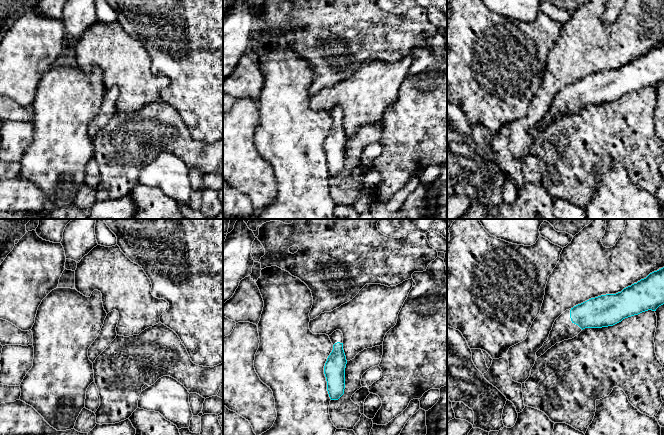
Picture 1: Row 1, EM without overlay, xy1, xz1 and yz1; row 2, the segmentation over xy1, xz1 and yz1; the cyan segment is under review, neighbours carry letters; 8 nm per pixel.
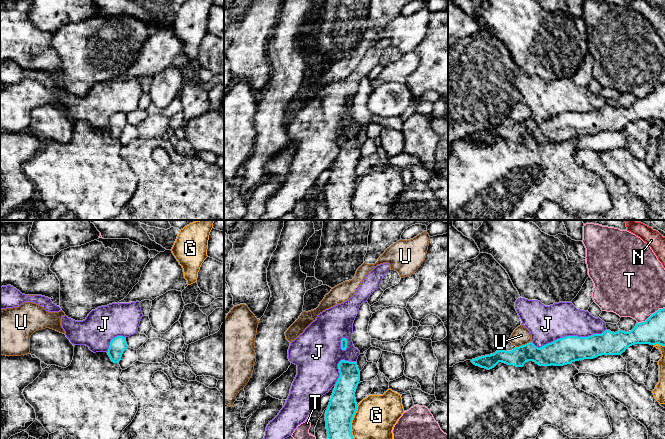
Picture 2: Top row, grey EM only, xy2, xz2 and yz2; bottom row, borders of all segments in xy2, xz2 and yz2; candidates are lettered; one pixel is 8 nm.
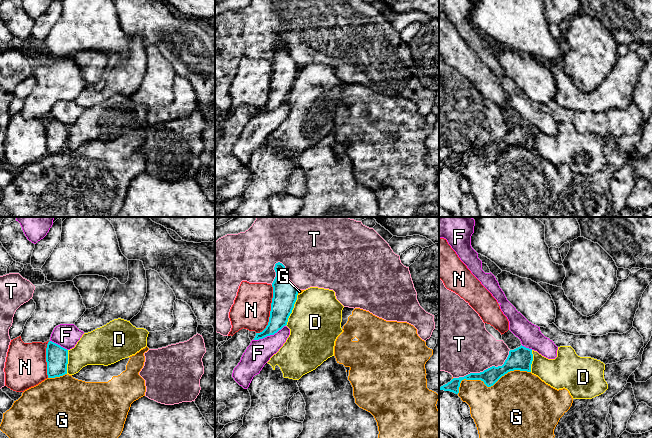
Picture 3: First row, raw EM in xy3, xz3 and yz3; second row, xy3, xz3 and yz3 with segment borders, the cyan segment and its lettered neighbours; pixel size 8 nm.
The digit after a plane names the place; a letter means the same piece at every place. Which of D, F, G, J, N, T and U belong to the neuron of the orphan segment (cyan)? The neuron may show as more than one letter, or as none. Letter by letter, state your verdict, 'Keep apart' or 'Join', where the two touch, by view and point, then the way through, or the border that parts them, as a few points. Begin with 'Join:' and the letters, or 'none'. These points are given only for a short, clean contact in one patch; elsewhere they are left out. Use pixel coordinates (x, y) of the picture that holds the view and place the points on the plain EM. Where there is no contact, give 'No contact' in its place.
Join: none
D: Keep apart. Touches cyan at xz3 (292, 85). Boundary: xz3 (298, 70), (285, 101)
F: Keep apart. Touches cyan at xz3 (269, 111)
G: Keep apart. Touches cyan at yz3 (489, 162)
J: Keep apart. Touches cyan at yz2 (568, 112)
N: Keep apart. Touches cyan at xz3 (270, 87)
T: Keep apart. Touches cyan at yz3 (484, 146)
U: Keep apart. Touches cyan at yz2 (523, 121). Boundary: yz2 (530, 117), (516, 123)

